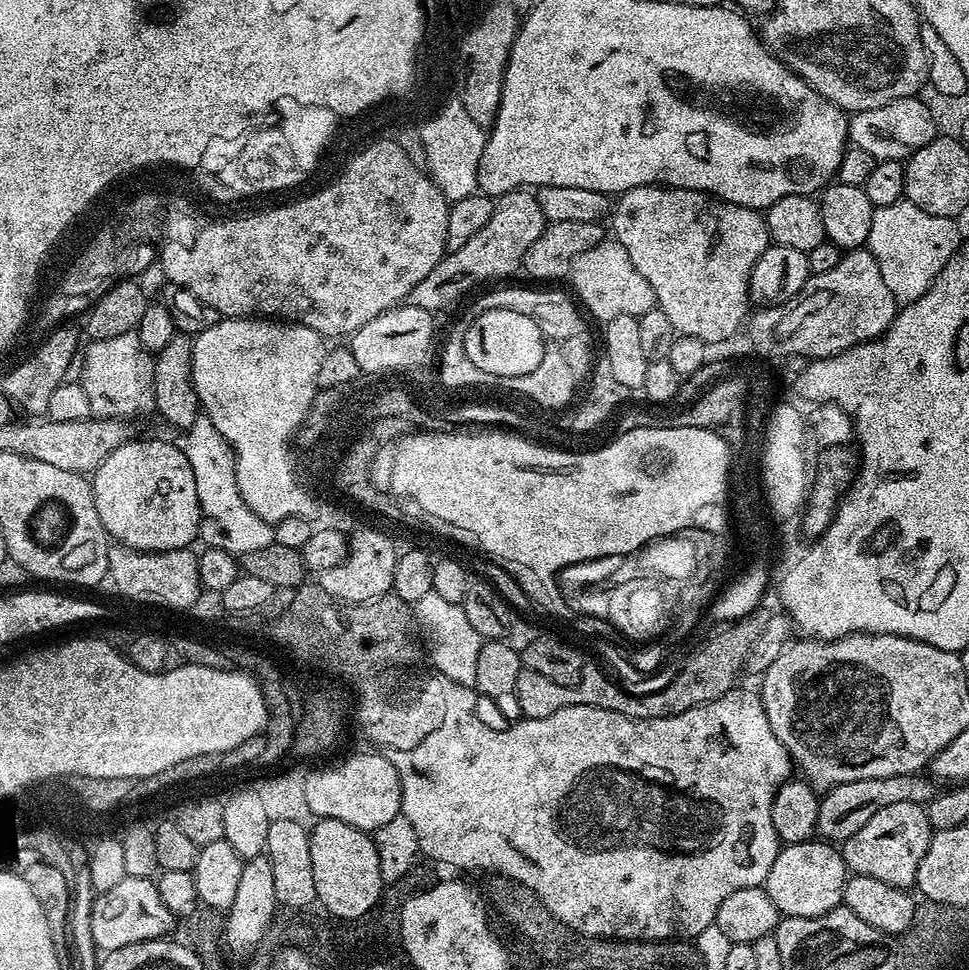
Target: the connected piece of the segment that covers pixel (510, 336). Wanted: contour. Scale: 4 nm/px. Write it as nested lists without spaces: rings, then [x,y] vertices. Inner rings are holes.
[[[486,310],[469,324],[465,336],[466,357],[479,370],[492,375],[528,375],[531,371],[538,370],[538,362],[542,362],[545,345],[546,337],[538,330],[534,318],[526,318],[526,314],[518,314],[515,310]]]

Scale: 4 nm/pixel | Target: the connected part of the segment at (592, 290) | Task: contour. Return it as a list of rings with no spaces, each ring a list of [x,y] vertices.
[[[614,238],[602,239],[598,246],[590,246],[590,250],[573,258],[570,265],[571,280],[571,291],[575,299],[582,305],[583,311],[589,317],[592,315],[597,322],[618,318],[618,314],[630,314],[638,318],[646,314],[646,310],[657,307],[656,295],[650,282],[646,282],[646,278],[634,270],[634,262],[630,262],[626,246]]]

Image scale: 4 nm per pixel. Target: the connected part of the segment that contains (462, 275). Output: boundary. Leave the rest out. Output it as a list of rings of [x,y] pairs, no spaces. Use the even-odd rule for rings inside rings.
[[[517,190],[515,192],[508,192],[505,196],[499,197],[492,205],[492,213],[490,214],[490,222],[486,222],[486,226],[482,226],[482,230],[478,230],[478,234],[474,234],[474,238],[470,238],[470,242],[466,242],[466,246],[462,246],[459,250],[454,250],[453,252],[448,252],[443,258],[438,262],[438,266],[434,266],[434,270],[430,270],[430,274],[426,274],[426,278],[422,278],[422,282],[418,282],[418,286],[414,286],[414,290],[411,294],[408,295],[407,303],[418,306],[422,310],[434,312],[434,313],[443,313],[444,305],[459,300],[461,298],[467,297],[468,292],[471,288],[479,289],[481,286],[479,284],[484,284],[487,280],[496,280],[492,282],[500,282],[503,276],[508,276],[512,271],[519,269],[524,262],[524,255],[526,250],[530,250],[530,246],[534,246],[534,242],[538,242],[538,238],[544,233],[546,227],[546,221],[544,215],[542,214],[542,206],[538,206],[535,195],[528,190]]]

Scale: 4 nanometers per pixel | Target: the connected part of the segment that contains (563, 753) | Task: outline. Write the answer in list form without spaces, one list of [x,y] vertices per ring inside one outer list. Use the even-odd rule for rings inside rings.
[[[737,686],[730,689],[726,694],[722,694],[722,698],[714,698],[714,702],[706,702],[702,706],[682,710],[682,714],[650,718],[649,720],[635,720],[629,716],[614,714],[614,710],[602,710],[598,706],[590,706],[589,704],[571,704],[562,710],[554,710],[554,714],[550,714],[546,718],[534,718],[533,720],[521,718],[511,726],[504,726],[508,728],[491,728],[490,725],[483,724],[482,720],[480,718],[466,718],[462,712],[453,713],[449,717],[443,717],[443,724],[440,724],[438,731],[427,734],[426,738],[422,739],[422,742],[414,749],[387,749],[388,760],[394,766],[394,770],[400,779],[400,811],[414,828],[414,833],[417,834],[418,838],[418,846],[425,857],[428,855],[430,859],[437,860],[440,864],[449,864],[452,868],[481,868],[484,874],[500,873],[508,875],[510,878],[517,879],[518,882],[528,886],[542,900],[555,920],[573,928],[574,931],[581,932],[586,936],[600,936],[602,939],[626,941],[695,938],[698,934],[702,934],[702,930],[706,930],[706,926],[716,922],[718,906],[722,906],[722,902],[726,902],[726,898],[730,894],[734,894],[734,890],[759,888],[770,874],[770,866],[774,866],[774,858],[782,847],[774,830],[774,822],[770,822],[770,806],[774,802],[776,791],[793,775],[794,765],[792,755],[788,753],[786,746],[782,746],[782,742],[778,742],[774,730],[770,730],[770,718],[766,718],[766,710],[760,701],[759,691],[752,689],[751,692],[748,688]]]

